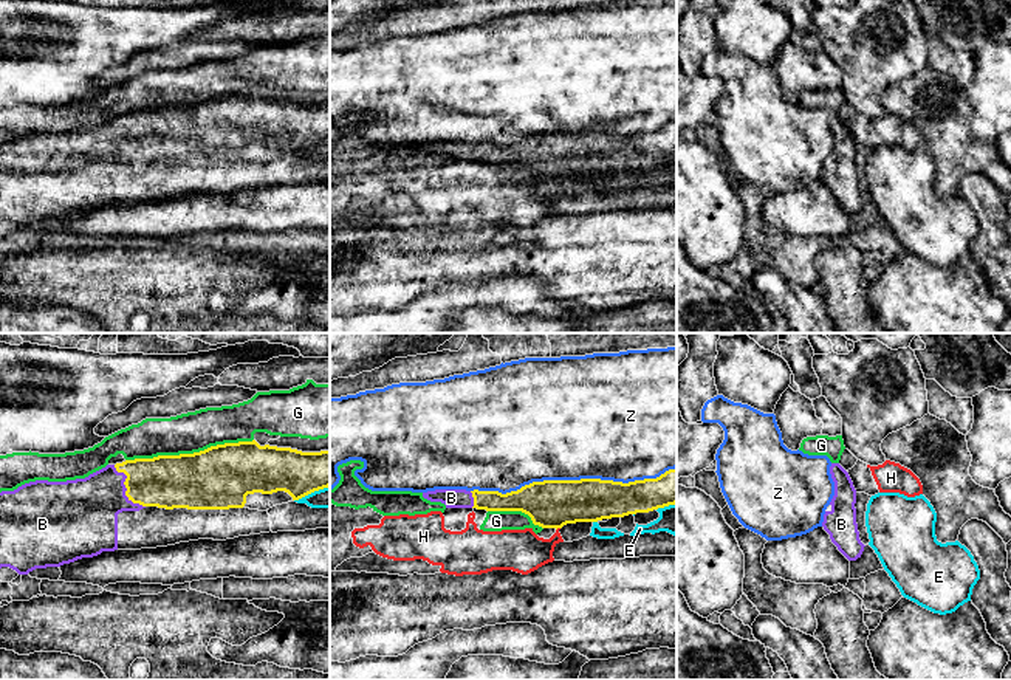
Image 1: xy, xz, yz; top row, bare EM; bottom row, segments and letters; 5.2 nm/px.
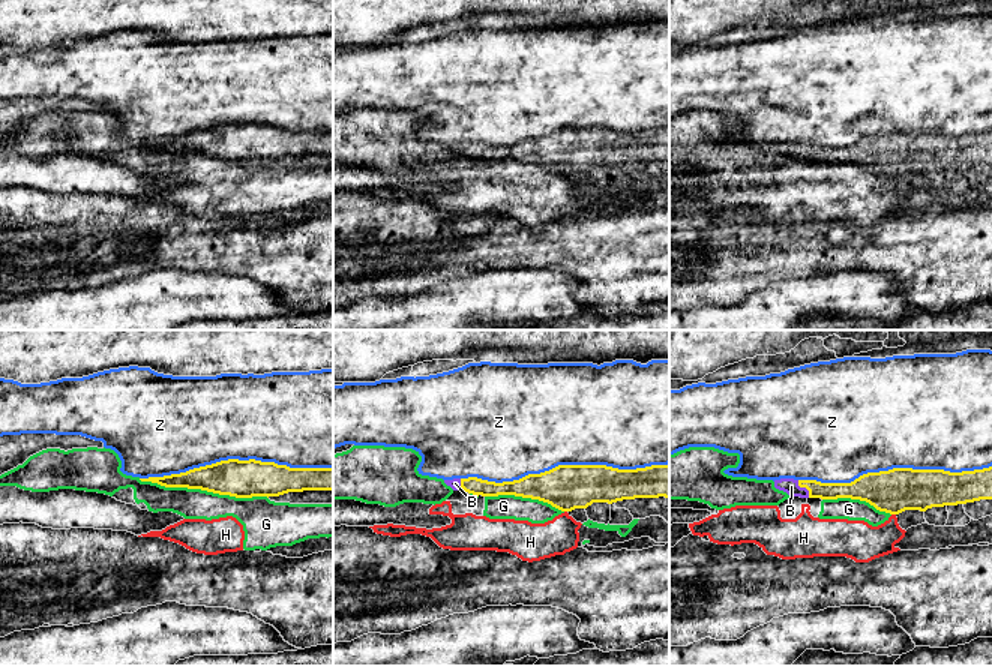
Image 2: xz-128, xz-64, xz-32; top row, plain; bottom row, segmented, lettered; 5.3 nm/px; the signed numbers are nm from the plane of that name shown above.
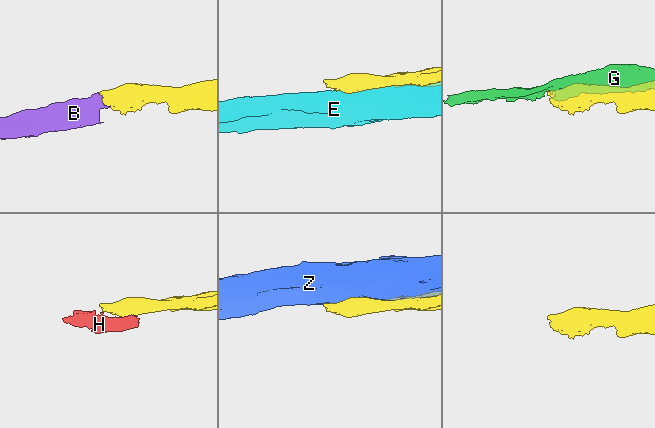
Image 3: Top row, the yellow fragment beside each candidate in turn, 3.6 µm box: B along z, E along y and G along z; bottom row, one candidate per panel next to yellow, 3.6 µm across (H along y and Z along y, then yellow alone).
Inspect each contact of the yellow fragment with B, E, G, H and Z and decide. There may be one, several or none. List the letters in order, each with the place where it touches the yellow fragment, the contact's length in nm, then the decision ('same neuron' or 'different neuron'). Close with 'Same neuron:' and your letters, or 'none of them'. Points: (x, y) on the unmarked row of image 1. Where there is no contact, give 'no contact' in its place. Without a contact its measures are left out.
B: meets yellow in xy at (126, 140); contact 280 nm long; same neuron
E: meets yellow in xy at (311, 144); contact 200 nm long; different neuron
G: meets yellow in xy at (189, 107); contact 650 nm long; different neuron
H: meets yellow in xz at (558, 180); contact 30 nm long; different neuron
Z: meets yellow in xz at (573, 133); contact 1050 nm long; different neuron
Same neuron: B

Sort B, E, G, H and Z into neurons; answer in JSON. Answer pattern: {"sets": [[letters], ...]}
{"sets": [["B"], ["E"], ["G", "H"], ["Z"]]}

